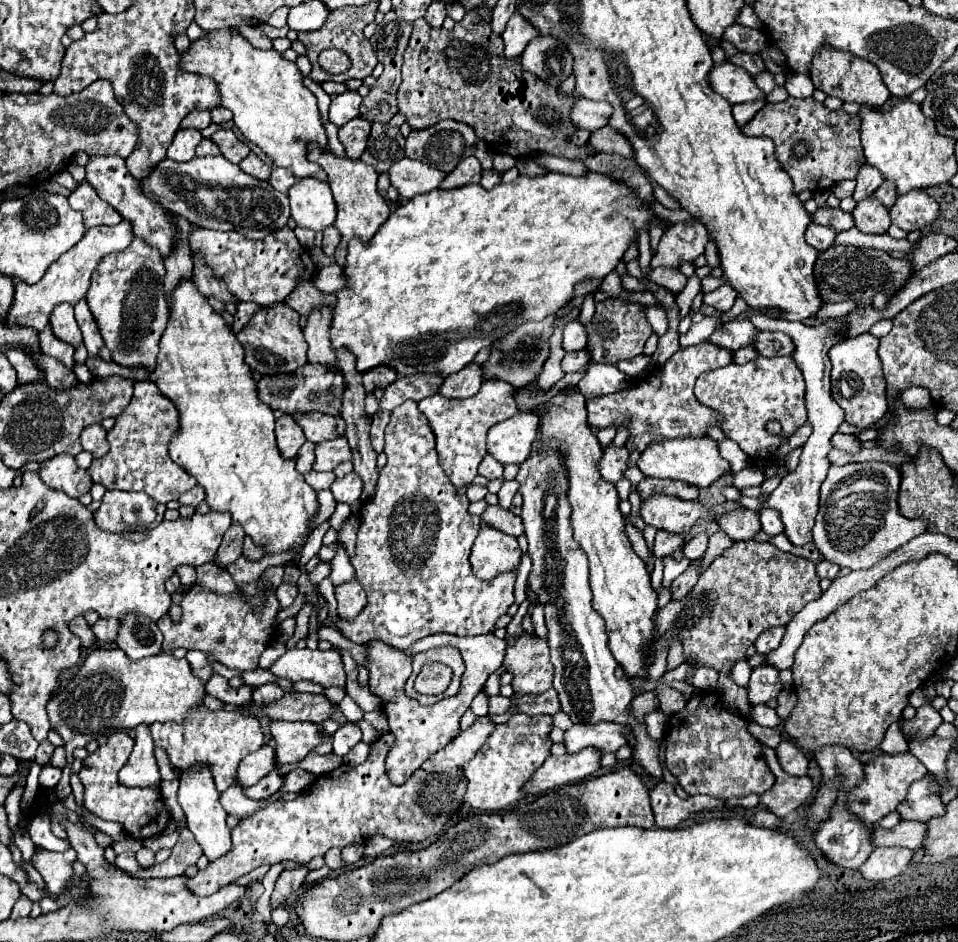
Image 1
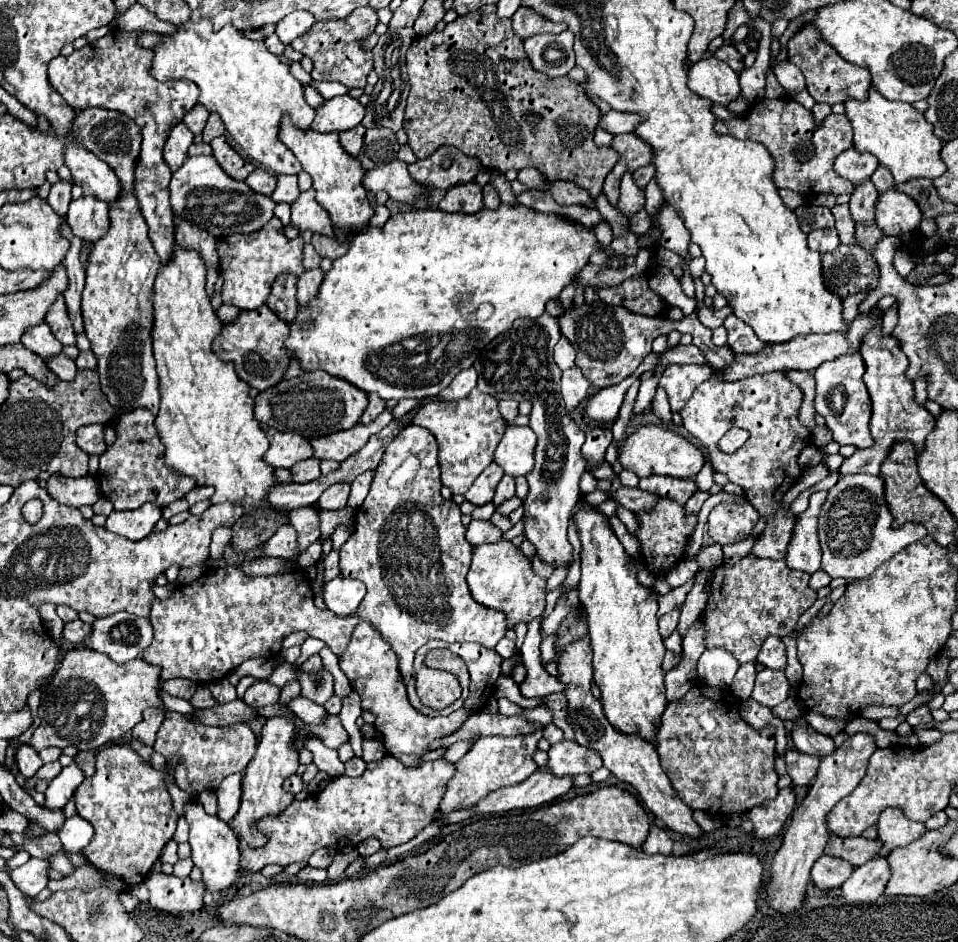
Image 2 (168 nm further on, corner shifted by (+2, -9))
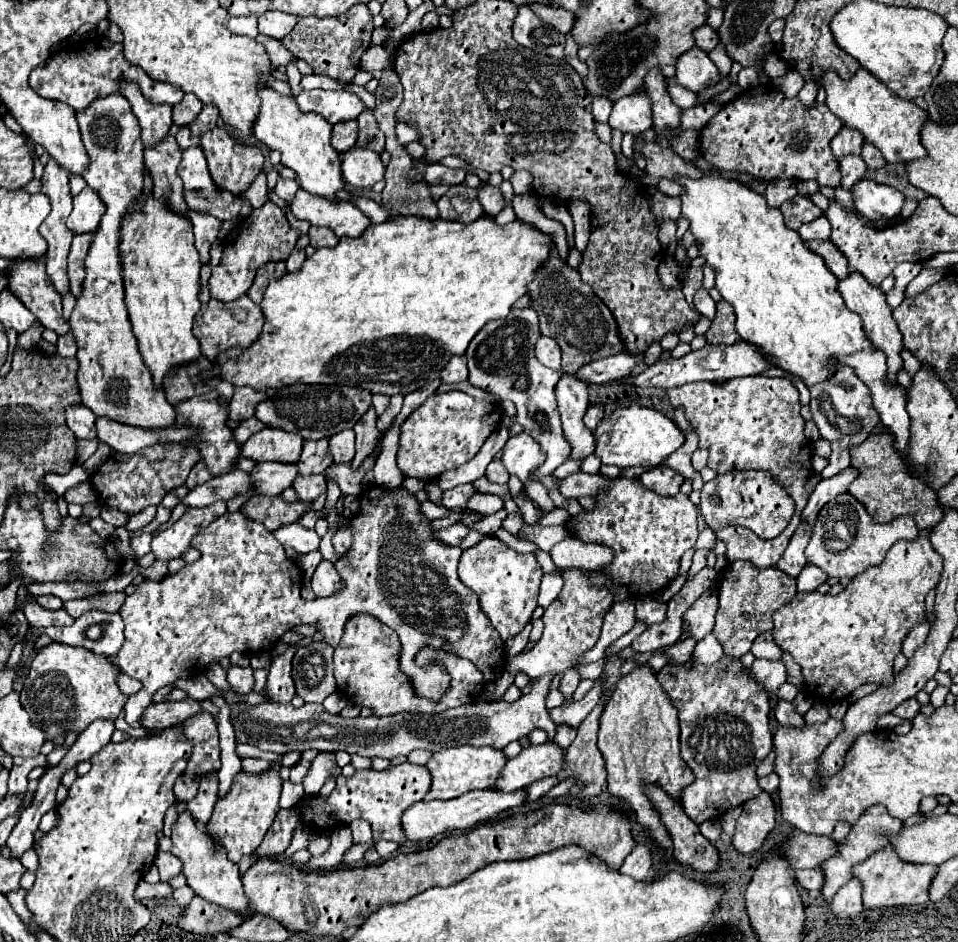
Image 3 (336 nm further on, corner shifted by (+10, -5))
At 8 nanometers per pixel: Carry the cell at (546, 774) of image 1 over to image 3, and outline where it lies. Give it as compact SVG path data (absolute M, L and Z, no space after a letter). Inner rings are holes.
M485 789L485 791L471 791L465 793L457 799L451 801L419 801L415 805L411 805L403 815L401 815L401 829L405 833L405 837L409 841L423 841L423 839L433 839L435 835L443 833L443 831L453 831L453 829L469 829L475 823L487 821L489 817L523 805L525 801L525 791L513 791L513 793L501 793L501 791L493 791L493 789Z

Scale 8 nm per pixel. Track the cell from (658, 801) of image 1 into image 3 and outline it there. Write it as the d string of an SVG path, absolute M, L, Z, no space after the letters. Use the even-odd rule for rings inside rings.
M637 845L637 847L629 853L629 857L625 859L625 863L621 865L619 871L621 871L623 875L633 877L635 881L641 881L641 879L645 879L649 867L651 867L651 853L649 853L649 849L647 849L645 845Z

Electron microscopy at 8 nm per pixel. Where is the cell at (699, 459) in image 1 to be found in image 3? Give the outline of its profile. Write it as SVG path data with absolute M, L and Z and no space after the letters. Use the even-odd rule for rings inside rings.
M631 403L627 407L617 407L607 419L597 425L593 431L597 445L595 445L595 455L601 459L603 465L617 465L617 467L657 467L665 457L669 457L673 451L677 451L685 435L681 429L669 421L663 413L651 407L643 407L639 403Z

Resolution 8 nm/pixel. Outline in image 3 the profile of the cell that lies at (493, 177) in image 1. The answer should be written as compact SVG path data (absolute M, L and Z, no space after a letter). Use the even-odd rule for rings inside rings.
M487 185L479 187L479 203L485 209L485 213L491 217L495 217L505 207L505 199L499 187L487 187Z

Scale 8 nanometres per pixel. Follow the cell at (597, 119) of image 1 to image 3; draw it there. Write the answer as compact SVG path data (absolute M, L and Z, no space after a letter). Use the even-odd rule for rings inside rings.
M647 93L621 97L621 101L613 105L609 117L609 125L613 129L631 135L641 135L651 127L651 123L653 123L653 115L651 115L651 101Z

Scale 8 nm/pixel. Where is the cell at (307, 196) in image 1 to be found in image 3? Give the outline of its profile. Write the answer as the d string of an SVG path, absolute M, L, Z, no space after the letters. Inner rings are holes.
M299 189L291 201L291 211L297 219L305 219L311 225L325 225L335 231L337 237L361 237L371 221L361 213L353 201L333 201L317 197Z

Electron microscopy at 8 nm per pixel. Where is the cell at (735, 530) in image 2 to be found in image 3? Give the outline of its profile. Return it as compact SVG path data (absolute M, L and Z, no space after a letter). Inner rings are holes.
M733 471L717 475L713 481L705 483L701 489L701 515L711 529L721 529L727 525L741 525L757 533L761 539L777 537L793 517L793 499L779 481L765 471Z

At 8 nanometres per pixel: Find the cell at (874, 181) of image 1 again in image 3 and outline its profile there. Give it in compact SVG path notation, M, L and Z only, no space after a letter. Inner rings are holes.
M845 127L831 141L831 149L833 149L833 155L835 157L851 155L851 153L859 155L861 153L861 145L863 145L861 133L857 133L855 129L845 129Z

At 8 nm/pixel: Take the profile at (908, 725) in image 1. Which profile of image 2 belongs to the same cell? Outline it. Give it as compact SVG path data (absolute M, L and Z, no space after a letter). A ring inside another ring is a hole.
M927 705L923 707L917 707L915 711L911 711L905 719L909 725L917 725L917 727L929 727L933 723L933 717L931 717L931 711Z

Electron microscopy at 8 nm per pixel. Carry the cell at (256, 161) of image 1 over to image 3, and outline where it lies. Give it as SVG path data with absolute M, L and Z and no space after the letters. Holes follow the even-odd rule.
M265 173L257 175L253 185L245 191L245 197L251 201L253 209L259 209L261 205L265 205L269 201L269 189L267 189L267 183L265 183Z

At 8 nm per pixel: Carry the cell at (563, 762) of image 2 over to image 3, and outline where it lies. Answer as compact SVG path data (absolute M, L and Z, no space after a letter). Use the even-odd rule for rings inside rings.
M557 743L531 745L523 749L517 757L507 759L505 769L501 769L501 777L497 777L491 789L511 793L543 777L557 775L563 767L565 767L565 751Z

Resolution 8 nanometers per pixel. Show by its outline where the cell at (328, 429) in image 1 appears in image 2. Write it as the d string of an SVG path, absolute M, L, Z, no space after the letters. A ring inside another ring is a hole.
M385 409L377 421L371 421L369 425L357 423L353 429L347 431L337 431L325 437L315 437L311 439L311 447L315 451L317 459L335 459L335 461L345 461L347 457L351 457L357 449L361 449L371 435L379 433L381 429L385 429L391 423L393 415Z

